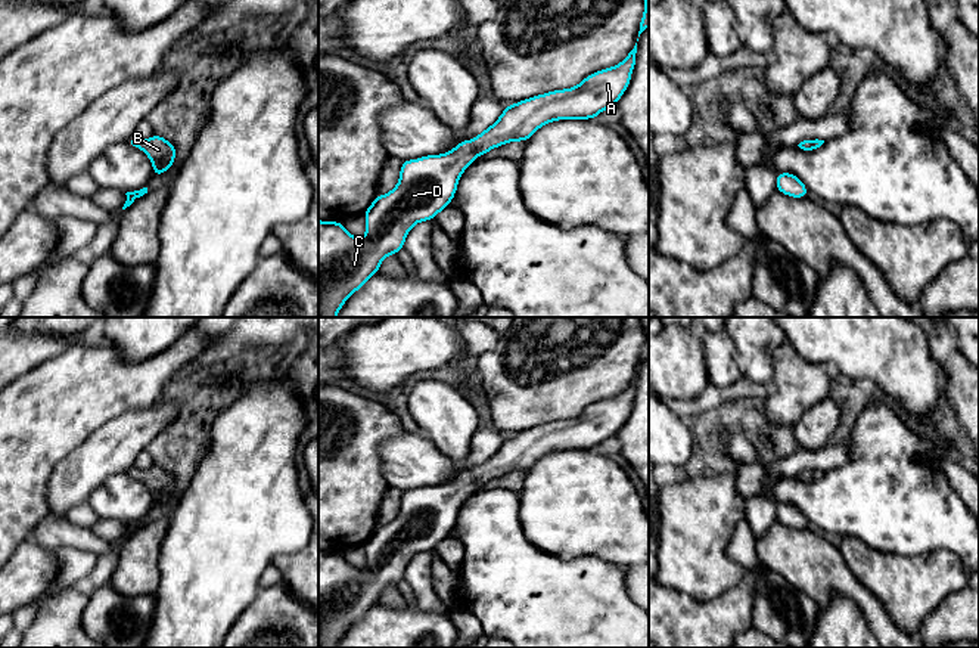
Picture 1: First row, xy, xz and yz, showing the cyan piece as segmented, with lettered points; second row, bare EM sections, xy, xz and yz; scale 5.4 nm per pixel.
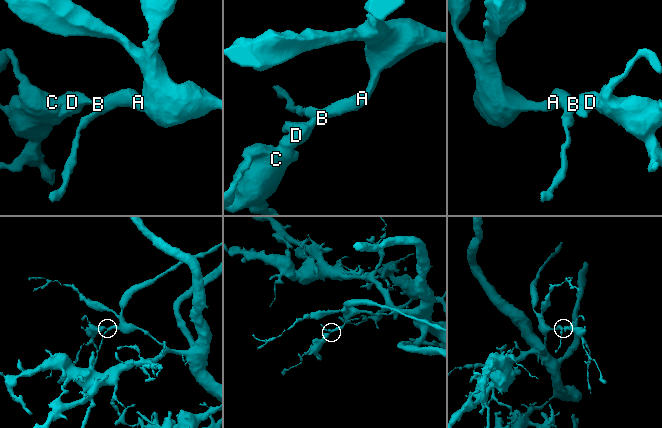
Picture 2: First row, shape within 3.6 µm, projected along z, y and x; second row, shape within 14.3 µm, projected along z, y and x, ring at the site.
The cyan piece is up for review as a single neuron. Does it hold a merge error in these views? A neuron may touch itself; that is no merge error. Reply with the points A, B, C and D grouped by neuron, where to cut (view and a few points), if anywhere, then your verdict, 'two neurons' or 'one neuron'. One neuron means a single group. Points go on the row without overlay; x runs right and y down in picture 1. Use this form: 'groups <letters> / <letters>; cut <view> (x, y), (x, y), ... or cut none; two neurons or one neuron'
groups A B C D; cut none; one neuron

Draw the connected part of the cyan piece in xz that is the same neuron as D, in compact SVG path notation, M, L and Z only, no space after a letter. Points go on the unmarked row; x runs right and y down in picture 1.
M637 373L621 394L590 404L572 419L553 421L509 435L491 458L470 472L459 472L447 484L403 492L398 515L386 525L377 525L364 543L364 570L346 562L342 552L318 551L318 648L336 648L345 632L374 604L379 604L383 589L404 580L405 567L414 555L435 549L448 537L460 506L478 486L484 487L488 481L515 471L526 472L540 458L551 452L594 450L600 443L616 435L631 412L635 384Z

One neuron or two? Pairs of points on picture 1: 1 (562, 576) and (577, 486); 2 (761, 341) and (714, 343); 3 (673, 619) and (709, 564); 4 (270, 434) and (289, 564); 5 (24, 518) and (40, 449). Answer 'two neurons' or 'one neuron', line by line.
1: two neurons
2: one neuron
3: two neurons
4: two neurons
5: one neuron

